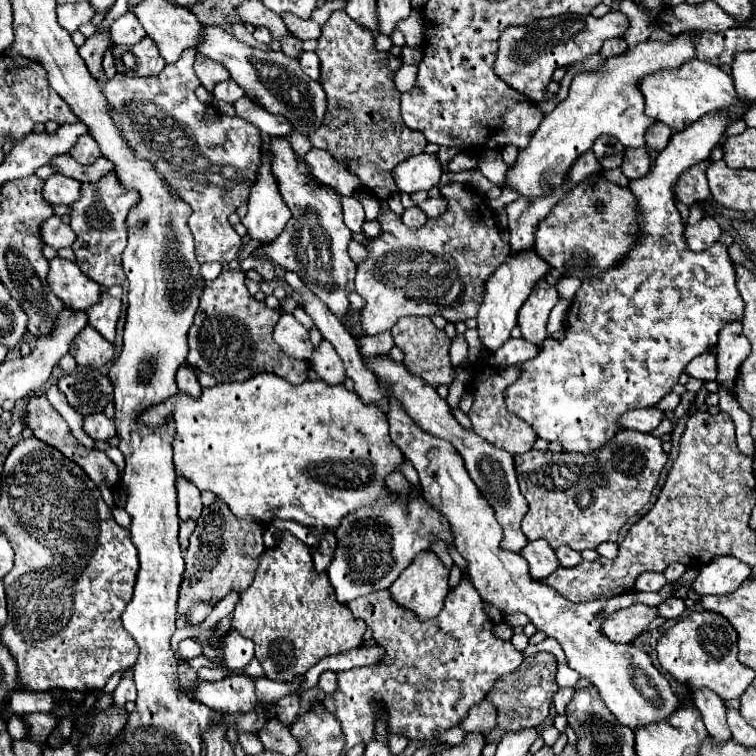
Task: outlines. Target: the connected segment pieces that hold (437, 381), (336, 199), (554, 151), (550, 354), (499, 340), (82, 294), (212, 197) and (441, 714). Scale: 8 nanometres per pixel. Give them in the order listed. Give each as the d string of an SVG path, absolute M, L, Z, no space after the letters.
M406 317L392 327L392 337L396 347L404 351L404 365L418 377L422 377L428 385L438 387L438 385L450 385L454 379L454 369L448 359L448 349L450 349L450 337L436 329L430 317Z
M286 137L262 139L262 153L270 155L272 175L278 181L284 203L292 211L292 219L284 227L284 233L280 233L280 237L272 241L272 245L266 245L264 251L274 263L300 275L308 289L312 289L330 307L330 311L344 325L348 325L348 295L354 291L356 265L348 255L352 231L342 221L342 195L312 175L312 167L294 153Z
M680 33L672 43L648 39L628 49L624 55L610 57L598 71L578 73L570 85L568 97L560 101L552 113L544 115L540 127L532 133L528 147L518 151L516 163L506 171L506 187L528 199L550 195L566 185L576 159L584 155L600 135L616 137L628 147L644 145L644 133L654 119L644 115L644 99L638 91L638 81L648 73L678 67L692 59L694 45L688 35L690 33Z
M726 111L700 117L700 121L692 123L688 129L672 135L668 147L658 155L656 165L648 175L628 183L628 189L638 201L640 215L640 235L636 235L636 245L618 267L582 281L582 287L570 305L566 337L562 341L548 337L540 343L538 355L524 361L520 377L504 389L508 411L528 421L538 437L550 443L558 441L564 451L584 455L602 449L624 431L618 419L626 411L656 407L678 383L684 367L696 355L716 345L718 331L724 323L742 319L744 301L736 287L736 267L728 249L718 243L704 253L688 253L688 249L684 249L684 225L674 195L678 177L710 157L710 151L722 141L732 121L734 119Z
M528 249L528 251L522 251L514 257L510 257L504 265L500 265L500 269L488 279L486 283L486 293L484 293L484 301L482 301L482 307L478 311L478 335L480 335L480 341L482 345L488 349L488 351L496 351L504 345L504 341L510 339L510 331L512 327L516 325L516 315L518 315L518 309L522 307L522 303L528 299L532 287L536 285L536 281L540 277L544 277L546 273L550 271L548 263L542 261L534 249Z
M54 257L50 261L48 285L56 297L60 297L66 305L72 305L76 311L84 311L96 305L102 295L102 289L96 285L96 281L80 273L76 263L60 257Z
M186 49L176 63L166 65L160 71L160 75L152 75L152 77L128 77L124 73L116 73L112 79L106 81L102 93L106 95L106 101L112 105L112 119L120 129L122 137L126 137L134 155L150 161L154 169L192 207L188 227L196 241L196 259L200 263L210 263L210 261L230 263L238 257L242 239L230 227L228 217L242 203L248 201L250 189L254 187L258 171L262 167L260 131L252 123L240 117L224 117L212 105L204 105L198 101L194 89L200 85L200 81L192 69L194 57L196 57L196 51Z
M464 575L460 583L448 591L444 607L438 613L438 617L428 621L420 621L416 613L398 605L388 589L372 591L364 597L358 597L350 601L348 607L356 619L362 619L372 629L374 641L378 641L378 645L384 647L386 653L374 665L354 667L350 671L336 673L338 675L336 691L332 695L324 695L322 699L332 715L336 715L338 719L346 719L344 751L352 749L358 743L366 745L368 741L372 741L378 715L386 717L388 735L398 733L408 741L418 741L418 743L432 739L436 731L452 729L460 725L468 717L468 711L488 695L496 679L500 679L506 673L512 673L524 661L524 655L512 643L494 637L492 631L494 623L484 613L484 601L476 593L468 575Z

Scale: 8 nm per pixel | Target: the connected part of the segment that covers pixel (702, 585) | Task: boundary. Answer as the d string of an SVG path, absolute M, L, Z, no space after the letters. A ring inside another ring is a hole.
M720 555L700 569L700 575L694 581L692 589L698 595L732 593L736 587L742 585L742 581L750 577L750 573L752 567L748 563L742 563L732 555Z

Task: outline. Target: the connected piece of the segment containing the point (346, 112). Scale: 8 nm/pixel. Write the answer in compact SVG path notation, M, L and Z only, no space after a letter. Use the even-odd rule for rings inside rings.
M338 9L330 15L330 19L322 27L322 35L318 39L316 55L320 57L320 85L328 99L328 109L324 115L324 123L314 129L308 139L312 147L326 149L336 161L340 161L350 173L354 173L360 179L360 185L366 193L370 193L374 199L390 199L396 189L396 181L392 177L392 169L406 161L412 155L418 155L424 151L428 141L424 139L422 131L414 131L404 125L400 115L400 91L394 85L396 71L404 65L402 57L394 56L390 51L378 51L374 49L374 33L362 25L358 25L354 19L346 15L346 11Z

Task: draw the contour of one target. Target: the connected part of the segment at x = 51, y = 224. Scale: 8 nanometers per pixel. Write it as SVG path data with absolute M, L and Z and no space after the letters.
M50 217L40 227L40 239L54 249L62 249L62 247L70 247L76 237L70 225L62 223L60 217Z

